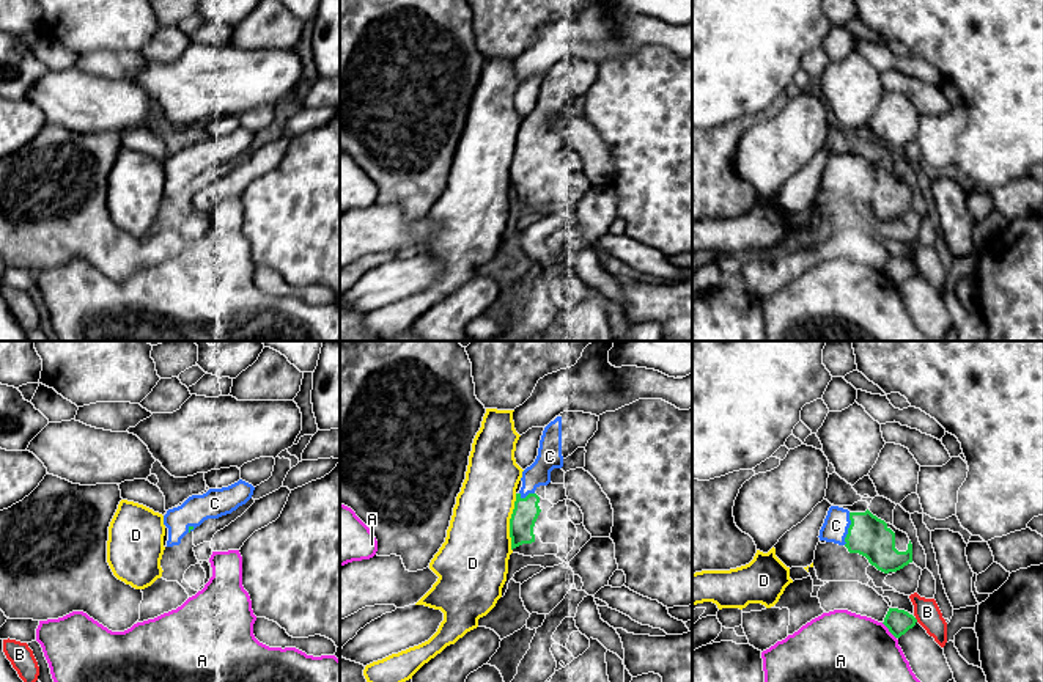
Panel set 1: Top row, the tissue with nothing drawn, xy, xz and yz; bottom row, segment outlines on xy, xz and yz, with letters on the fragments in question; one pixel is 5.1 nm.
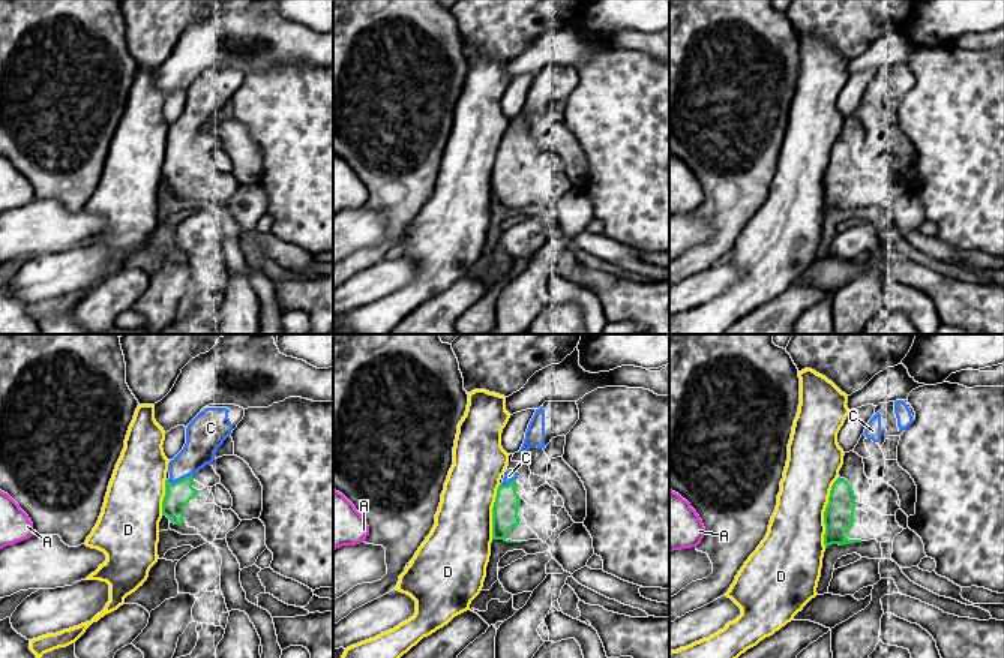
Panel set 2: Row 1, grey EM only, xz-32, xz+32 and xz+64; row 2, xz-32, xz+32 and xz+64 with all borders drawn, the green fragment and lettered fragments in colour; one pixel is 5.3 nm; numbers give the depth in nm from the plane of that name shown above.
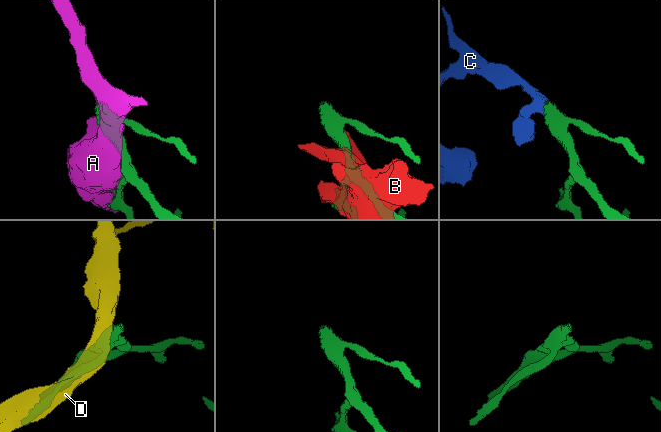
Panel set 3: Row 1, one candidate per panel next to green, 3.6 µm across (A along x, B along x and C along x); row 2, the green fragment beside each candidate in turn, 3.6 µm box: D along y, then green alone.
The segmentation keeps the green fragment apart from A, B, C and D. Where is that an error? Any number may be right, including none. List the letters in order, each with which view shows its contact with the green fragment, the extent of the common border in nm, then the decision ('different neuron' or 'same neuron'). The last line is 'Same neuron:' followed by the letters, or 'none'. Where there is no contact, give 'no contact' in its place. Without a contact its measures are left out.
A: meets green in yz; contact 120 nm long; different neuron
B: meets green in yz; contact 30 nm long; different neuron
C: meets green in yz; contact 170 nm long; same neuron
D: meets green in xz; contact 300 nm long; different neuron
Same neuron: C

